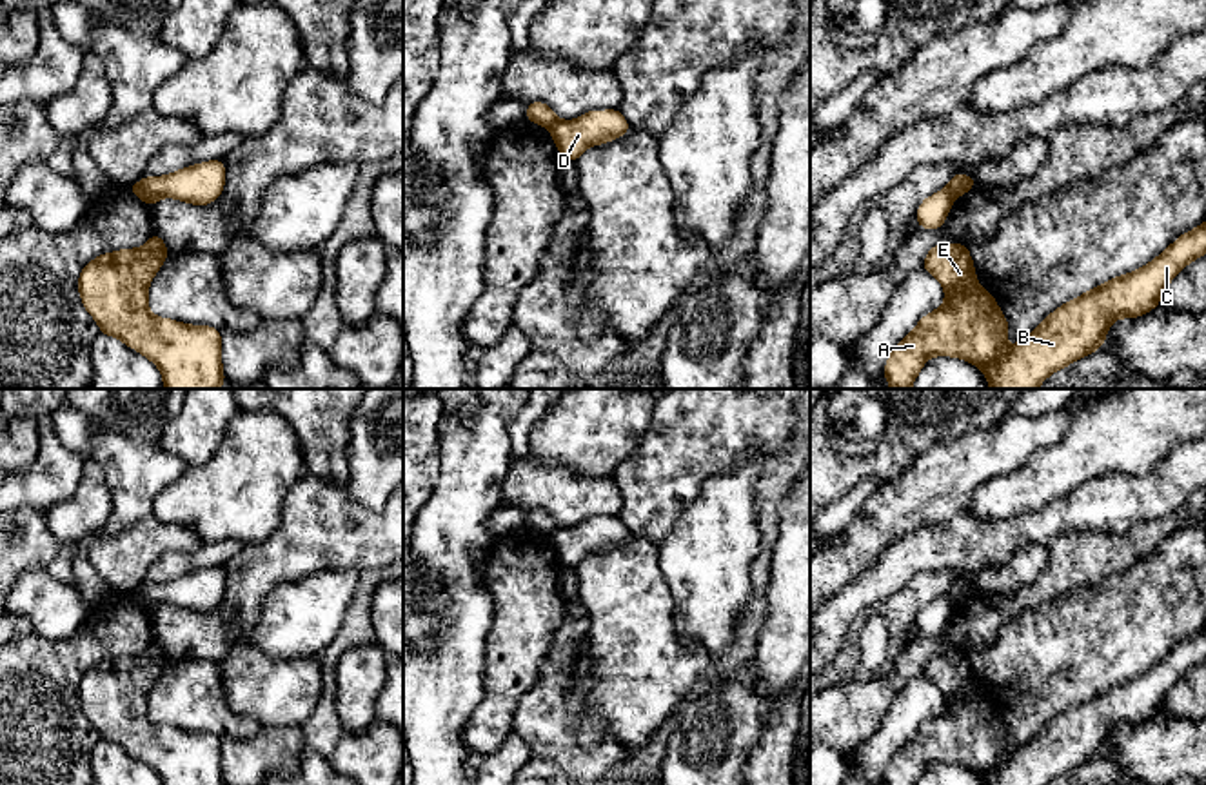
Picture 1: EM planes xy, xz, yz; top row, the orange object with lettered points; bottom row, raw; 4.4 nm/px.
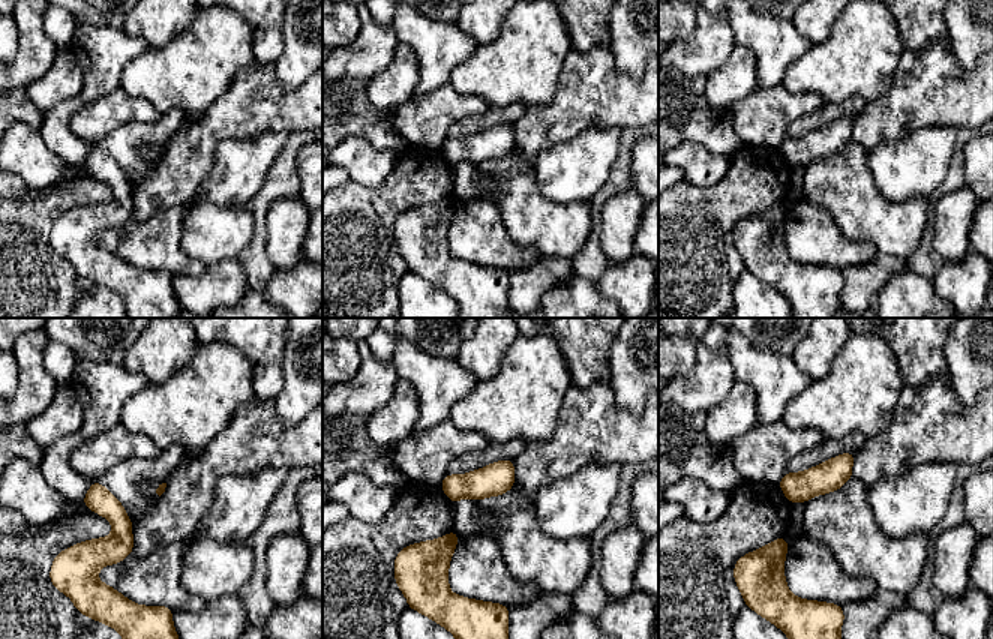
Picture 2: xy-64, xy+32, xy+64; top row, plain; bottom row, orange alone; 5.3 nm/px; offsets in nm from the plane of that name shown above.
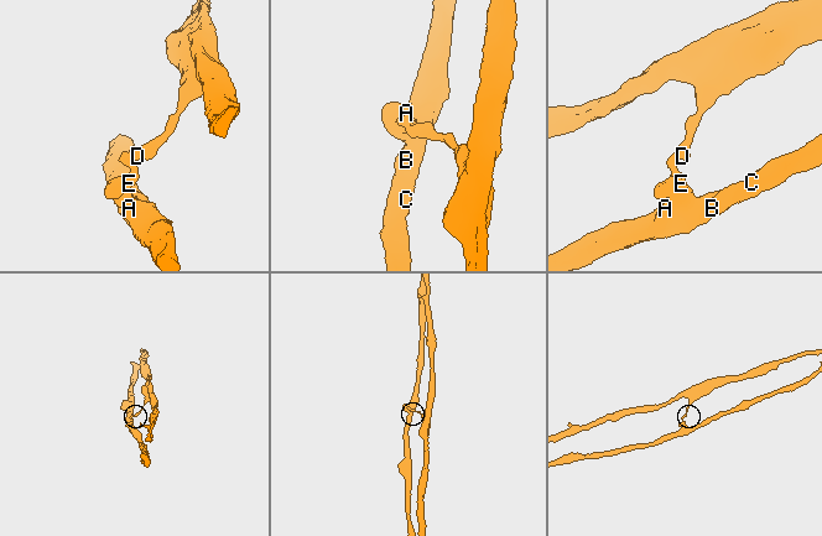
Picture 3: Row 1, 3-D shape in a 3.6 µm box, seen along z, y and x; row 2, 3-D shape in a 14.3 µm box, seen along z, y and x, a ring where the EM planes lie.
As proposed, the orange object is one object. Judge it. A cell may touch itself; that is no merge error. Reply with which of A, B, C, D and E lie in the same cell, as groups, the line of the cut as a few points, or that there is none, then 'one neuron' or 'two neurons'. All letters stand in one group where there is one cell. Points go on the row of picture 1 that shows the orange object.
A B C E / D | xy (140, 182), (153, 202) | two neurons

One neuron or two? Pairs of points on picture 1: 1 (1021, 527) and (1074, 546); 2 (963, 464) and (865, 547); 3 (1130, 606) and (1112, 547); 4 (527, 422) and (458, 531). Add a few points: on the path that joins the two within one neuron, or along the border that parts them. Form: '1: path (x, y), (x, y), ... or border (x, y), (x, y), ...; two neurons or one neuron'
1: border (1096, 529), (1067, 531), (1047, 546); two neurons
2: path (939, 482), (912, 500), (889, 524); one neuron
3: border (1156, 547), (1130, 567), (1079, 587); two neurons
4: border (523, 407), (509, 427), (511, 455); two neurons

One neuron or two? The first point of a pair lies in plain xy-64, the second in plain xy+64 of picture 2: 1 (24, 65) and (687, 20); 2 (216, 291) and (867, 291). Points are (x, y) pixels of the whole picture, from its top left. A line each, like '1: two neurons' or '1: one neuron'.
1: two neurons
2: one neuron

